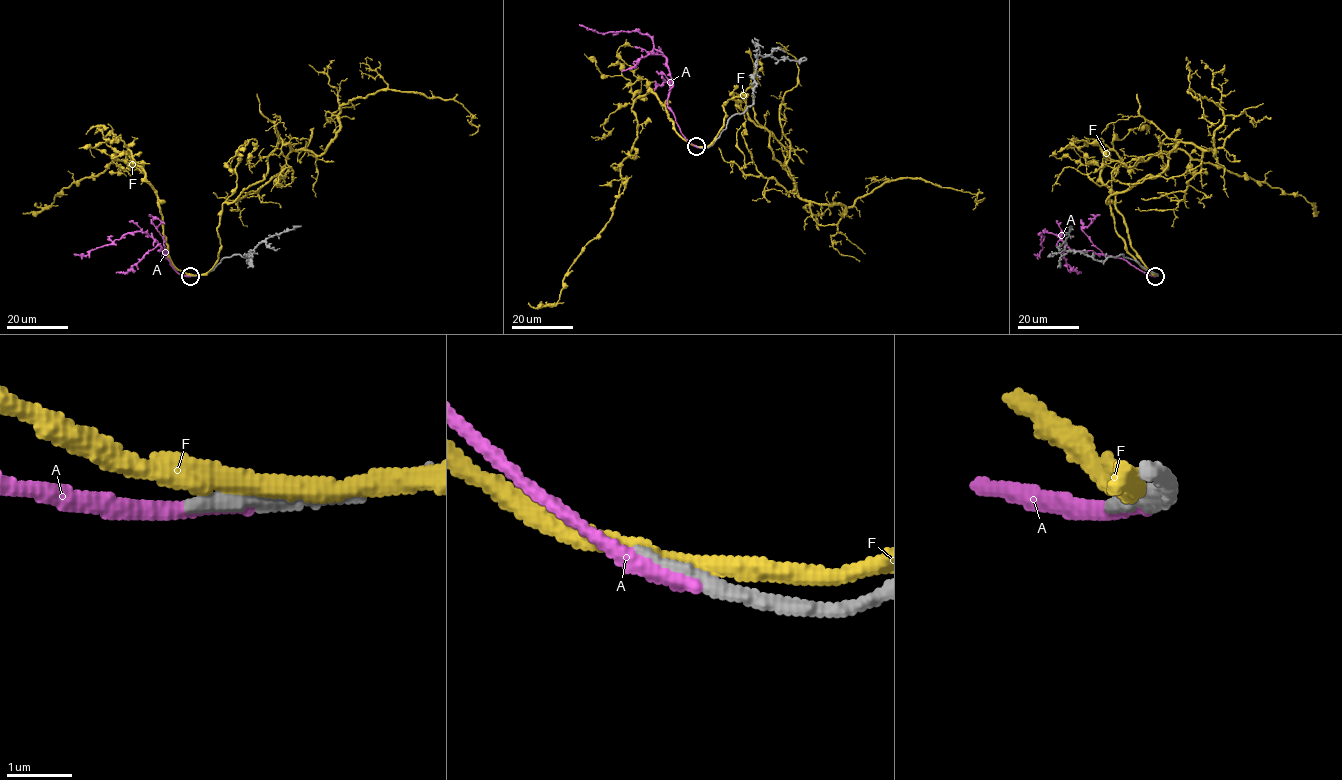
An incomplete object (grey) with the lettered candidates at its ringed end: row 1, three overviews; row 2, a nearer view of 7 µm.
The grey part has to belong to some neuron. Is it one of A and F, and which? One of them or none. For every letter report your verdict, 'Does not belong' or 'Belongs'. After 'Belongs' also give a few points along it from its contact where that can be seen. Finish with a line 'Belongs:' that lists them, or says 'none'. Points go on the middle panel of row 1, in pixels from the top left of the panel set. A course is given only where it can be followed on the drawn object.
A: Does not belong
F: Does not belong
Belongs: none

